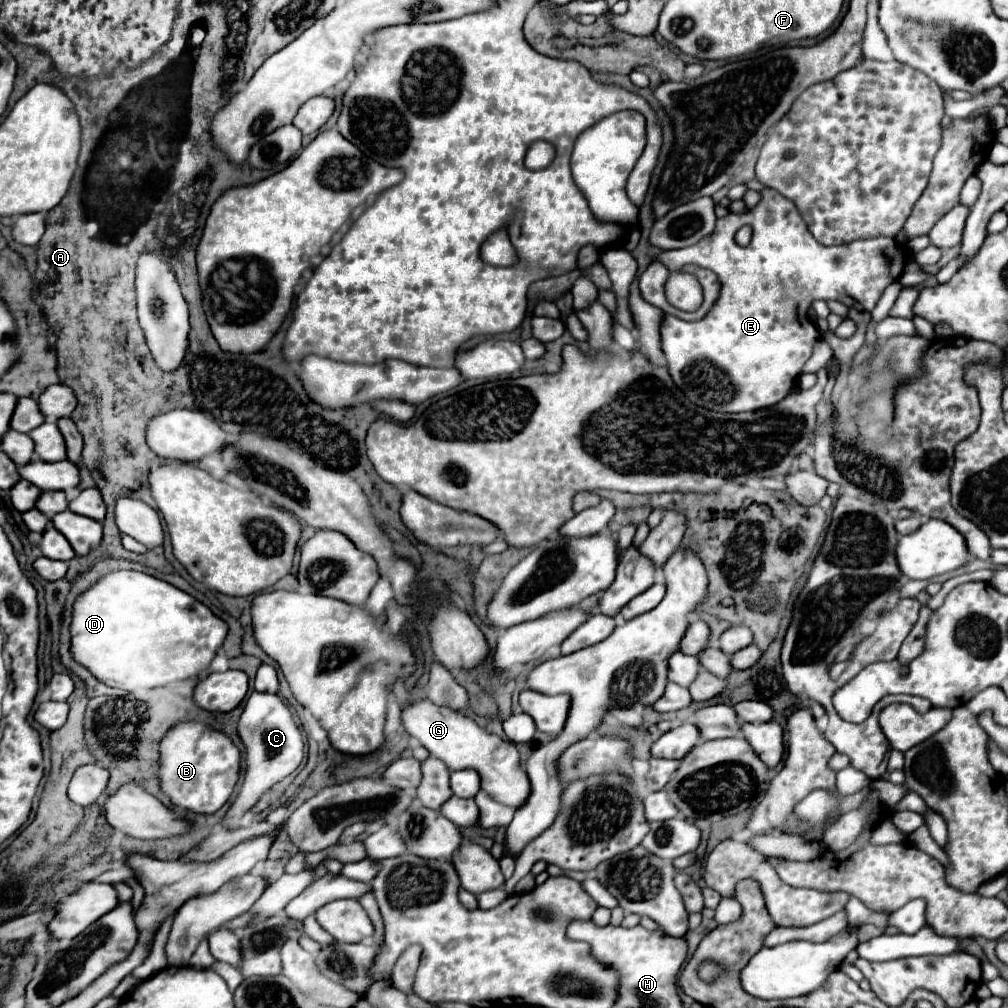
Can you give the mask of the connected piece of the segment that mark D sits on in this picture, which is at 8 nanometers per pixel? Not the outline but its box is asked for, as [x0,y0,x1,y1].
[71,571,227,689]

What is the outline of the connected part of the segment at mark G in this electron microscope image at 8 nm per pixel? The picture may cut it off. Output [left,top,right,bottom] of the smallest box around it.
[401,699,531,807]

